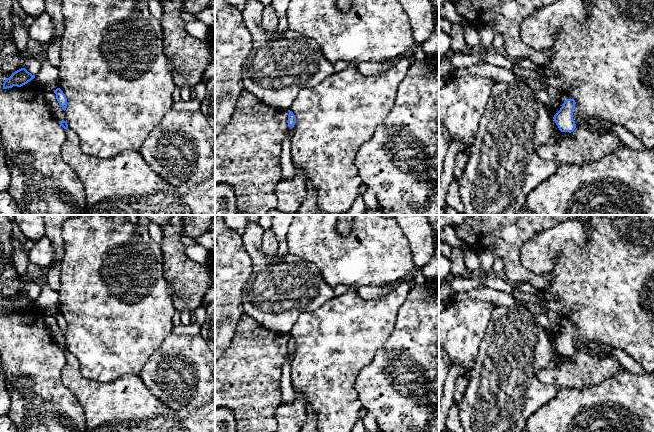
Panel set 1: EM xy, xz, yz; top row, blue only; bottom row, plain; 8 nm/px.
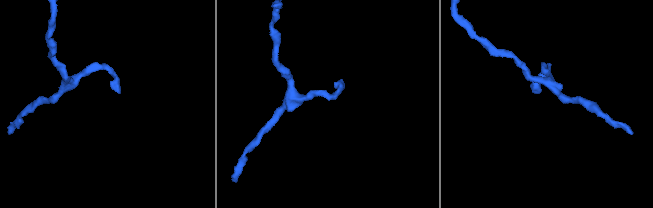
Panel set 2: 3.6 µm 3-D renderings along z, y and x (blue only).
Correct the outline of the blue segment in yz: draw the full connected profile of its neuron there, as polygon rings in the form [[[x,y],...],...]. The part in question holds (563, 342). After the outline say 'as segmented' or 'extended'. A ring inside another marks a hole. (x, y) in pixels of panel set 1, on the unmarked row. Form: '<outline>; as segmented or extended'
[[[567,323],[562,328],[560,334],[554,339],[553,343],[561,356],[573,356],[576,352],[573,343],[573,333],[575,331],[574,323]]]; as segmented

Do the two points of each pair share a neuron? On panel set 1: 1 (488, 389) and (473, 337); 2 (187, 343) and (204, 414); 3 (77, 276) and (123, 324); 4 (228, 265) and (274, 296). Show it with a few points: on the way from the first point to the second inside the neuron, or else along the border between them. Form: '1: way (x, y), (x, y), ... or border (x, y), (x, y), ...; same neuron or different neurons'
1: border (486, 330), (474, 368), (470, 373); different neurons
2: way (195, 361), (200, 378), (200, 396); same neuron
3: way (89, 286), (103, 300), (103, 304), (111, 312); same neuron
4: border (248, 255), (251, 274), (243, 288), (242, 302); different neurons

